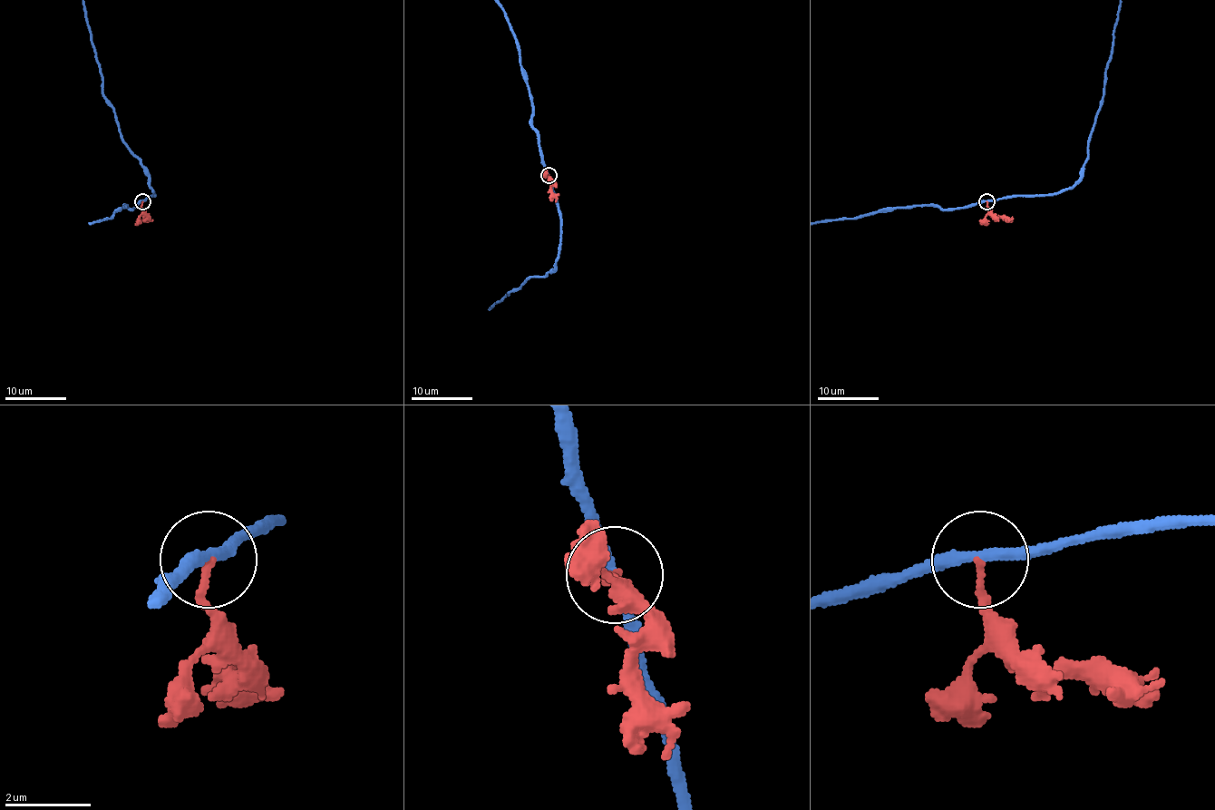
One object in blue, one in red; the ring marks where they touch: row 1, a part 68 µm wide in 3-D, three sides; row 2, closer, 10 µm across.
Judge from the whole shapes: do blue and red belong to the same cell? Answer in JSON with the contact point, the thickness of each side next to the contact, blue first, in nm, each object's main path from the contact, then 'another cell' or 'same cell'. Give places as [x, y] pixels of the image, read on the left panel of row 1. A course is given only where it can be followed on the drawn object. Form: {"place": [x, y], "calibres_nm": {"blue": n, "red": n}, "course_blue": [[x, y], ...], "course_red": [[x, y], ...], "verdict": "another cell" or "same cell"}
{"place": [142, 201], "calibres_nm": {"blue": 260, "red": 170}, "course_red": [[141, 200], [145, 216], [150, 218]], "verdict": "another cell"}

